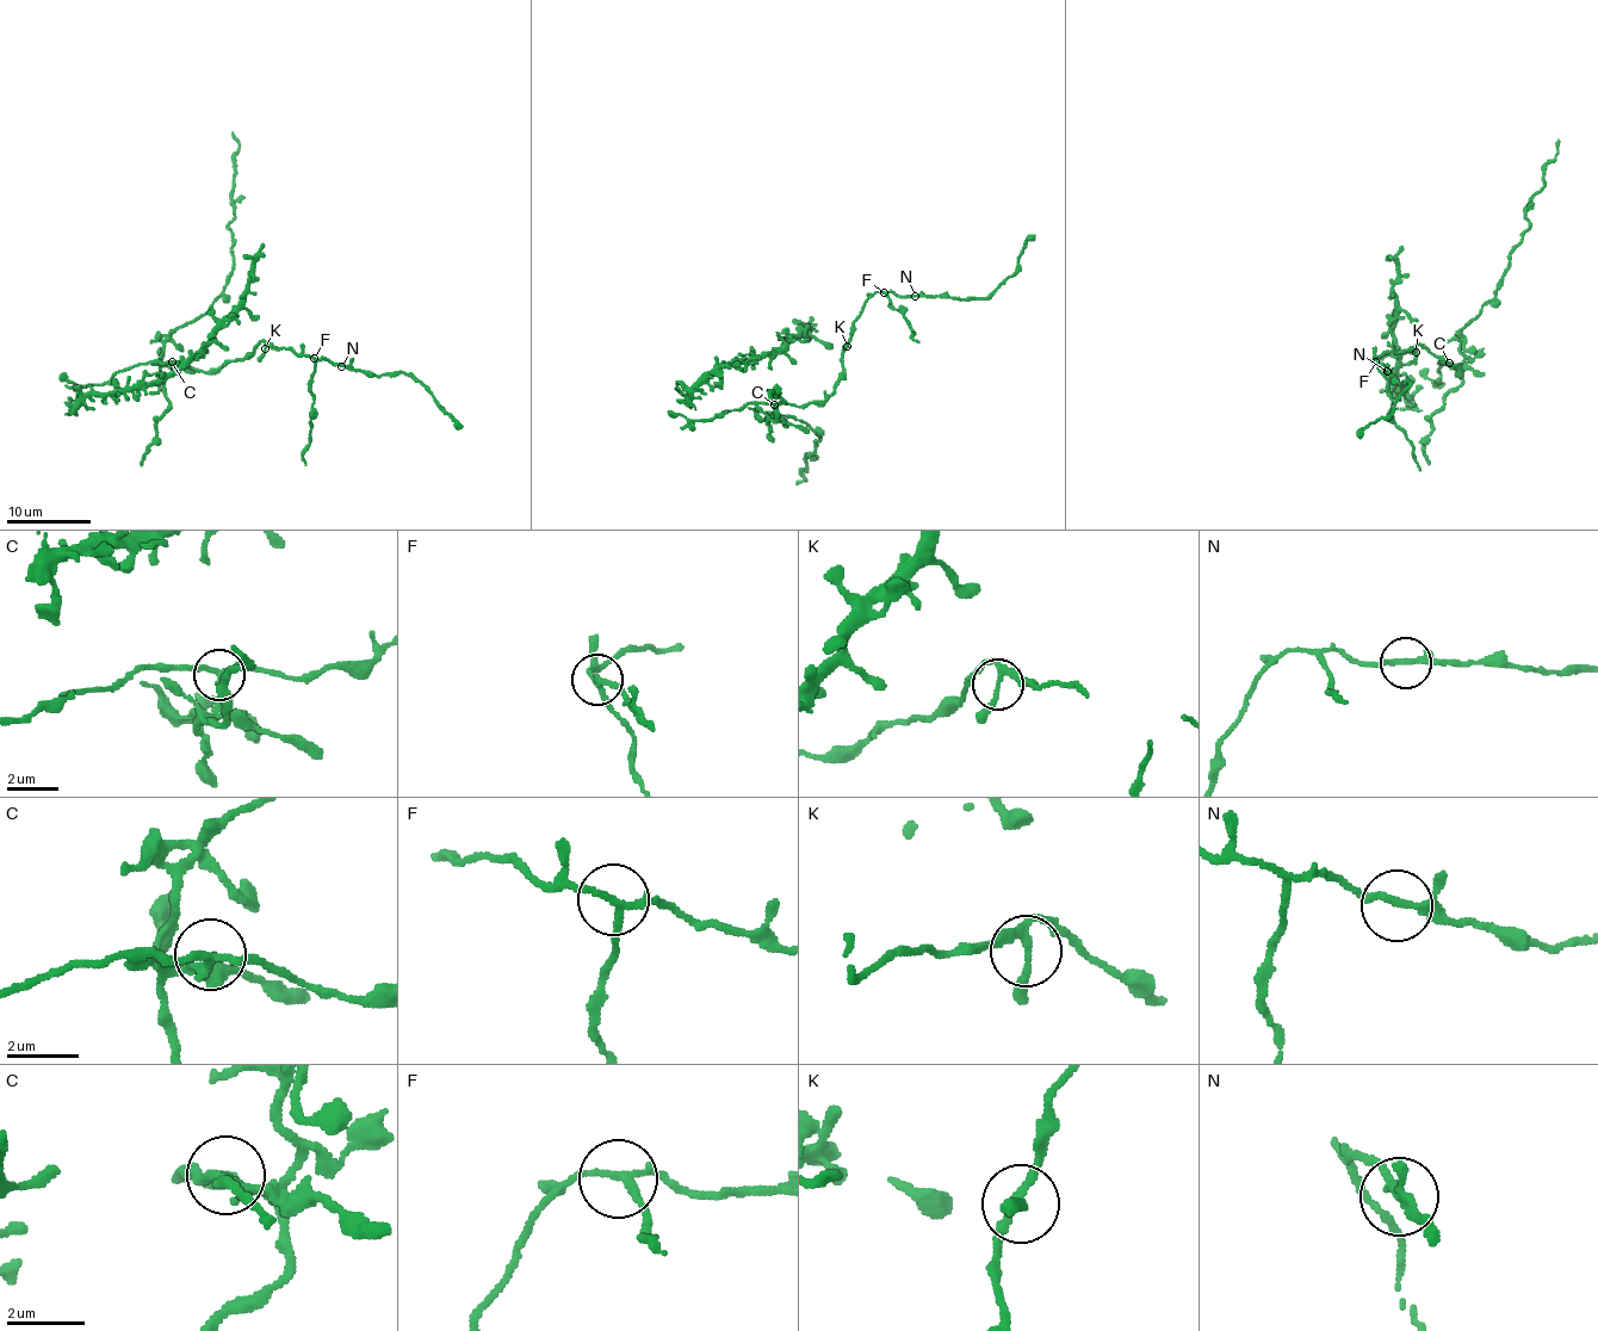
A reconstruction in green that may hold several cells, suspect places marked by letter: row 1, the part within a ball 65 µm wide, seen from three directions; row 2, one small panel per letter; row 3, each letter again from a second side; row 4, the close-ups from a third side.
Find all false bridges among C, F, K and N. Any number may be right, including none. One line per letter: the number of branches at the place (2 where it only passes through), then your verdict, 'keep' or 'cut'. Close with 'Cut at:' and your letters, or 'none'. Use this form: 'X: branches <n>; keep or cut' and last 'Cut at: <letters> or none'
C: branches 3; cut
F: branches 3; cut
K: branches 3; keep
N: branches 3; keep
Cut at: C, F

